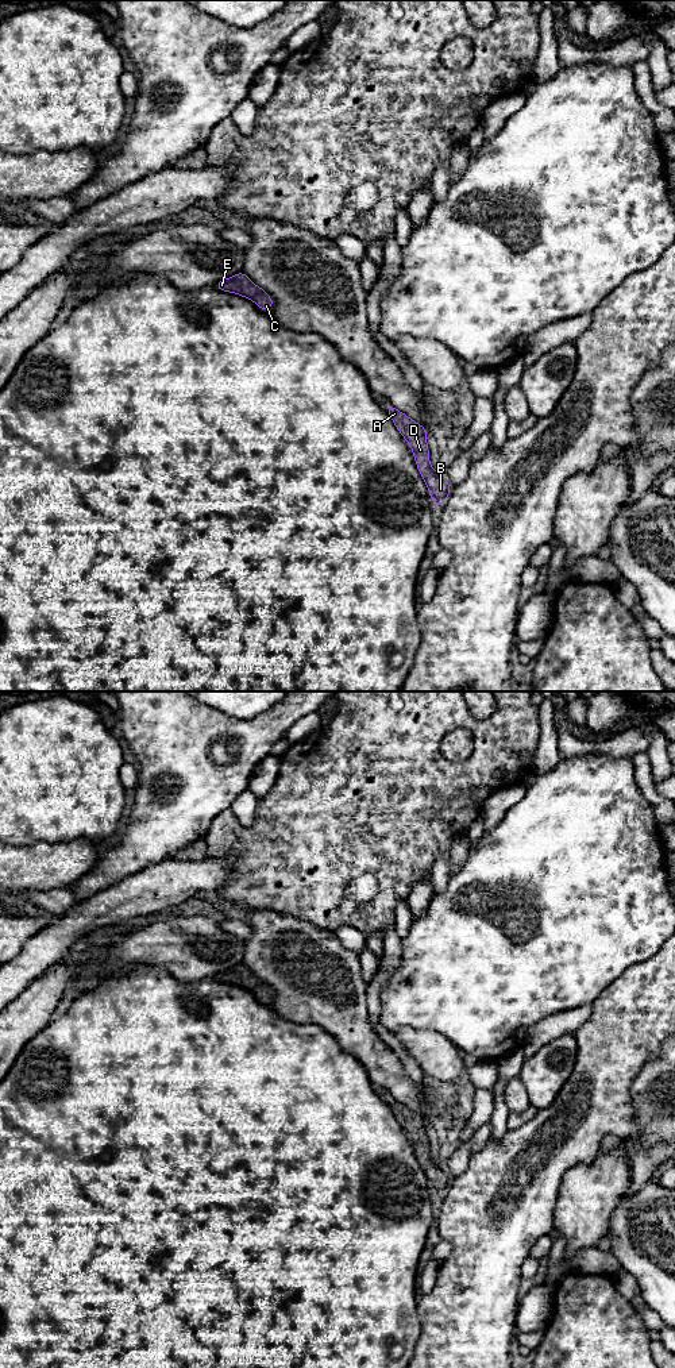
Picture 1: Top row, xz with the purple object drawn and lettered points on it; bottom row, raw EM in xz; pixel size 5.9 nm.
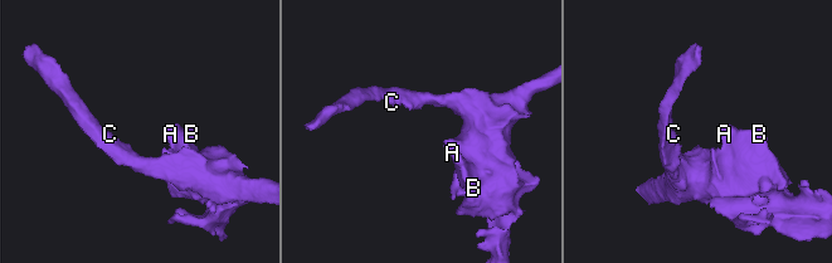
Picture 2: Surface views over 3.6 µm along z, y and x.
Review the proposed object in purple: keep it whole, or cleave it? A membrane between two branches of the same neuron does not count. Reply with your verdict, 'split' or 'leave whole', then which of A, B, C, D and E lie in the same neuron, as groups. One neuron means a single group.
leave whole | A B C D E

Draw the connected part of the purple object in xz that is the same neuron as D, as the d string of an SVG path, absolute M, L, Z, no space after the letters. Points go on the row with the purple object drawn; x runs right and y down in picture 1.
M393 405L386 408L386 412L393 419L394 425L401 432L404 439L410 444L417 469L427 483L432 502L440 505L446 501L451 492L451 486L429 463L429 448L427 446L427 429L409 419L405 413L396 409Z

